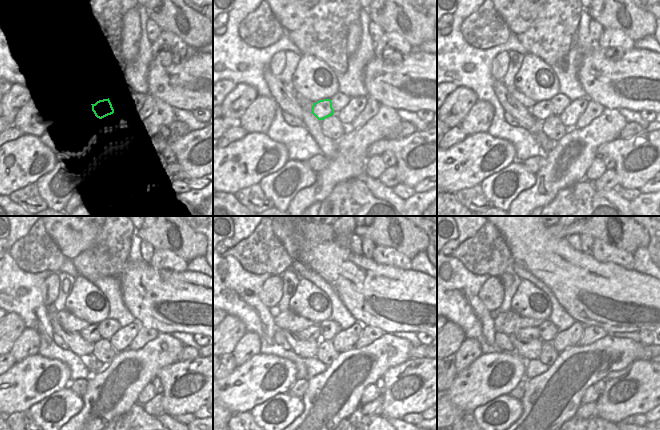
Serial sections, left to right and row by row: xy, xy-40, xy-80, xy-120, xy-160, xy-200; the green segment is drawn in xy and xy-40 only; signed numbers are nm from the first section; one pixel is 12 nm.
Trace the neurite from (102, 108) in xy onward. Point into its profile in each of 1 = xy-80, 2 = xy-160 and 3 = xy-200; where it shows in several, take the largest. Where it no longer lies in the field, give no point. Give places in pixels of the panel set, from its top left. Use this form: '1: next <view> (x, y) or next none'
1: next xy-80 (541, 110)
2: next xy-160 (313, 332)
3: next xy-200 (525, 334)

